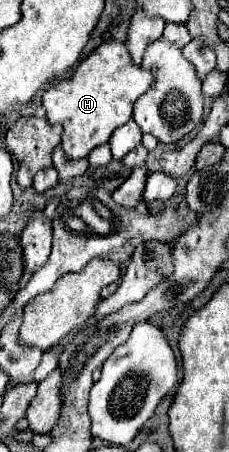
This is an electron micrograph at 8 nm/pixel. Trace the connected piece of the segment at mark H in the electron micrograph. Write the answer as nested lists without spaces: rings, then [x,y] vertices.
[[[101,43],[85,61],[81,61],[69,79],[53,81],[43,93],[47,121],[63,125],[63,151],[71,159],[83,159],[95,147],[107,143],[117,127],[133,119],[133,105],[151,87],[151,83],[151,71],[137,67],[131,61],[125,43]]]

